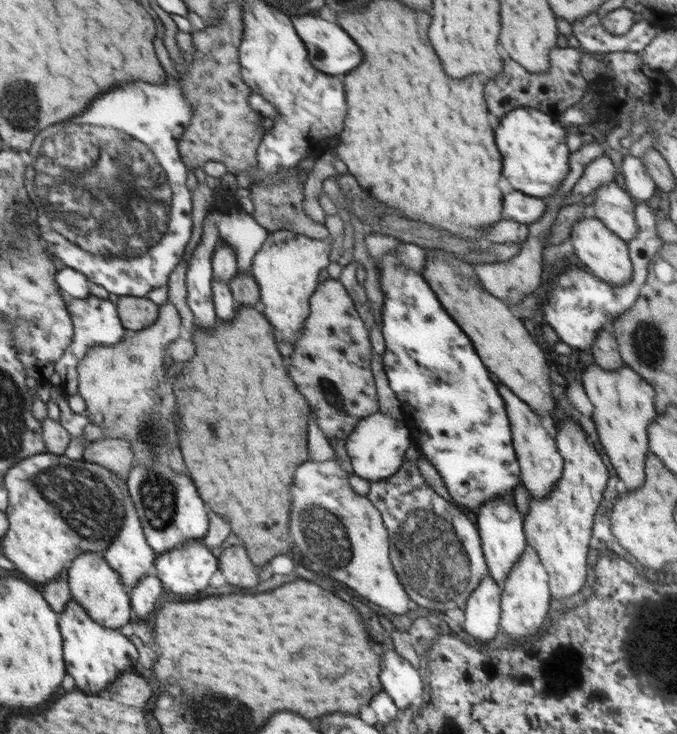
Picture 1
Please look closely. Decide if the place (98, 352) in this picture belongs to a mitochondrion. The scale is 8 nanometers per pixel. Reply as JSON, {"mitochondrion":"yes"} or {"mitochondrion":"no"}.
{"mitochondrion":"no"}

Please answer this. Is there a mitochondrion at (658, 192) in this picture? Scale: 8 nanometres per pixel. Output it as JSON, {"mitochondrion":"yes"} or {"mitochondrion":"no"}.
{"mitochondrion":"no"}

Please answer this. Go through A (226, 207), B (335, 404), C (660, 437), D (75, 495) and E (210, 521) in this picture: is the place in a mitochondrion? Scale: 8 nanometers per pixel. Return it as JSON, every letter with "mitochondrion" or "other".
{"A":"other","B":"mitochondrion","C":"other","D":"mitochondrion","E":"other"}

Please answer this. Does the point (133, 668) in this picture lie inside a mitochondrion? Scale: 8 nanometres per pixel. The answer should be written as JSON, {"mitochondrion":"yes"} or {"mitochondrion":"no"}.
{"mitochondrion":"no"}

